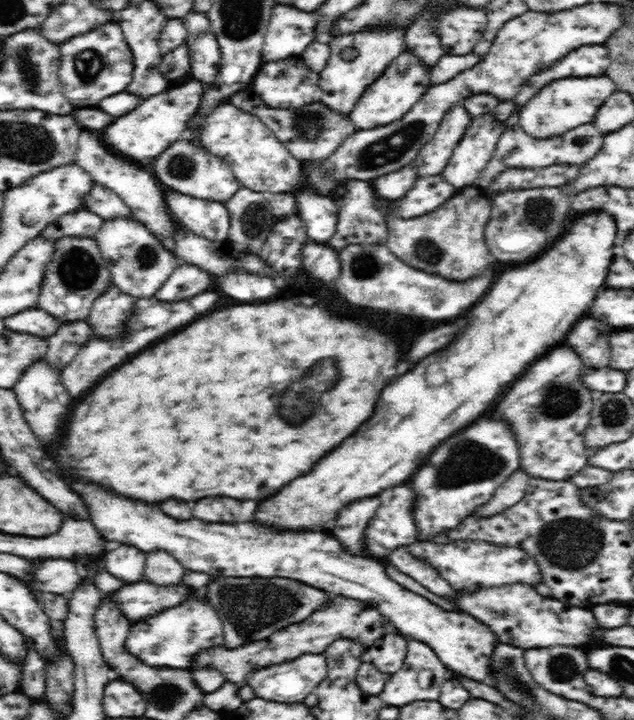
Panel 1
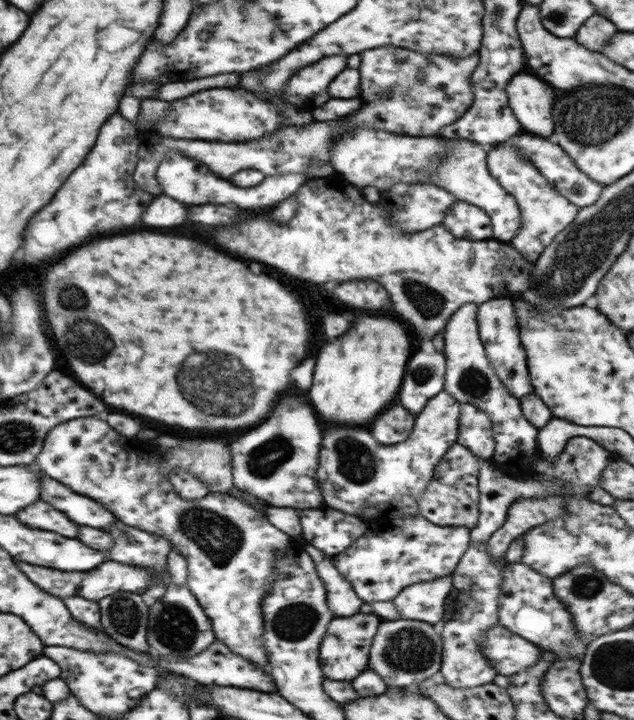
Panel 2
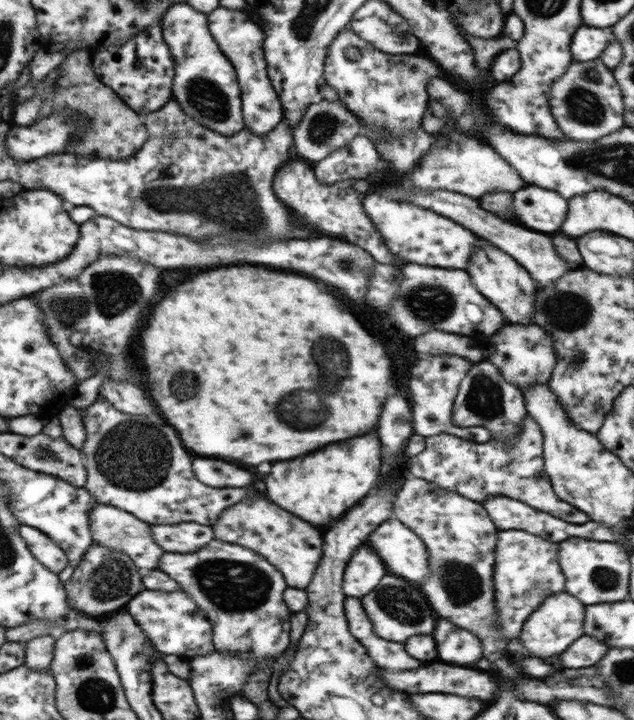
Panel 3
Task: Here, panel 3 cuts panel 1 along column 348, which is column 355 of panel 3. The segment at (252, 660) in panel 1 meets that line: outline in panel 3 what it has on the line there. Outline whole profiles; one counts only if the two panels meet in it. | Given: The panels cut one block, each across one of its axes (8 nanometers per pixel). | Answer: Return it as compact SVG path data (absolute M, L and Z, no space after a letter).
M345 597L344 610L349 632L366 649L376 666L388 670L412 670L424 666L420 660L406 654L404 644L390 642L374 634L372 622L360 599Z

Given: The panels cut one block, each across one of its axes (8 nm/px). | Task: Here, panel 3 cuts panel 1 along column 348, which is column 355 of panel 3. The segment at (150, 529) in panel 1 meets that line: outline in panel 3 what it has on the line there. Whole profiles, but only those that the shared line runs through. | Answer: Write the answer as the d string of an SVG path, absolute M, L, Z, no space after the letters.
M365 542L364 546L352 555L344 570L342 590L345 597L361 600L378 587L378 583L387 573L388 569L382 559Z

